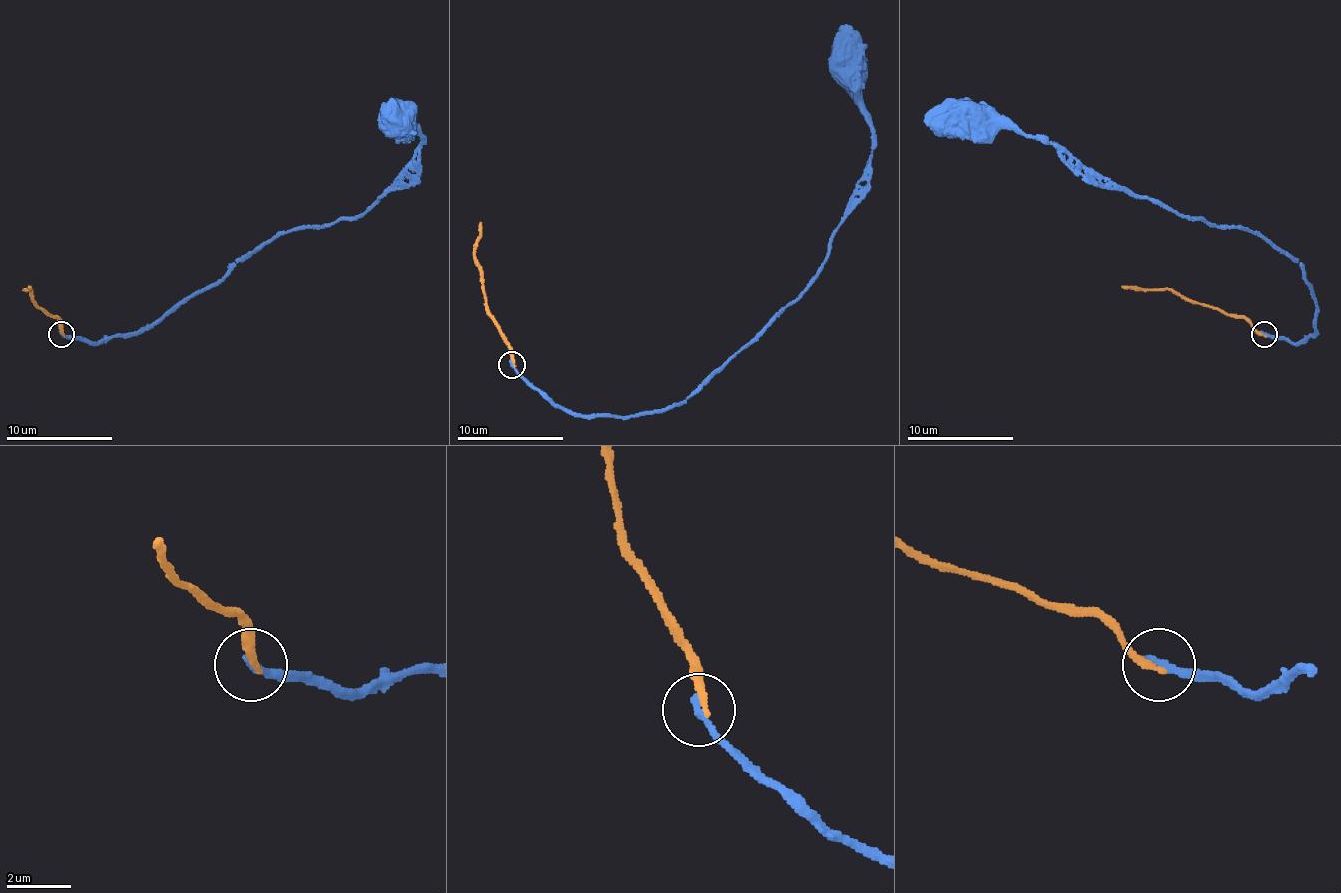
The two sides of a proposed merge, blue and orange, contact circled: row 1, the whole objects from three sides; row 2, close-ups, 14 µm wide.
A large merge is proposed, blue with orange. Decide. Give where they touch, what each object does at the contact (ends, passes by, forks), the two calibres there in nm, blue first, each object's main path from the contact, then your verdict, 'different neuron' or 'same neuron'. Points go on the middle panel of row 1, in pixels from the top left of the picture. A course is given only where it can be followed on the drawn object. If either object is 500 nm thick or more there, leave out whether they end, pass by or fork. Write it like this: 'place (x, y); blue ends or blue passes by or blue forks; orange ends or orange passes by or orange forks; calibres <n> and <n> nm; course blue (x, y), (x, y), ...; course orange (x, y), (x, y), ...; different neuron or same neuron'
place (512, 364); blue ends; orange ends; calibres 240 and 240 nm; course blue (512, 365), (555, 402), (597, 416), (661, 413), (706, 384), (805, 288), (869, 166), (871, 131), (845, 65); course orange (512, 362), (502, 330), (486, 304), (478, 269), (475, 240), (480, 222); different neuron

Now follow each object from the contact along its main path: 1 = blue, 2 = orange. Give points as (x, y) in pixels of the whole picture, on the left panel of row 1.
1: (62, 333), (104, 341), (147, 330), (293, 229), (354, 219), (418, 158), (421, 136), (394, 121)
2: (62, 333), (57, 317), (51, 317), (33, 301), (25, 288), (30, 285)

